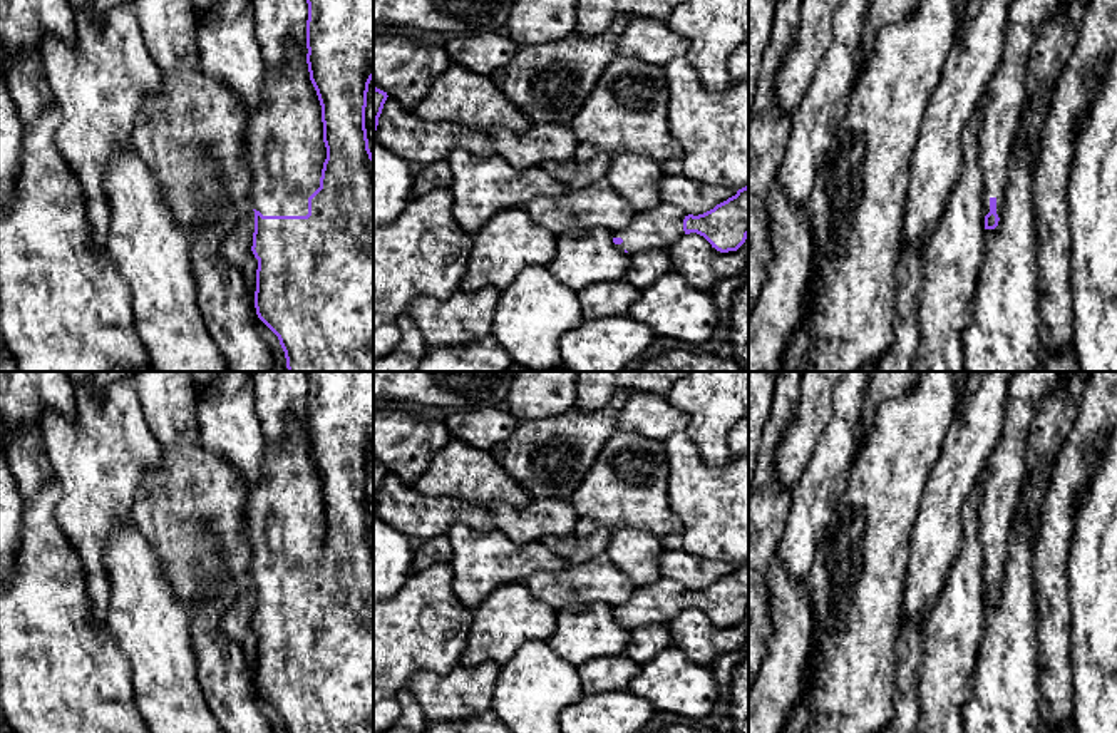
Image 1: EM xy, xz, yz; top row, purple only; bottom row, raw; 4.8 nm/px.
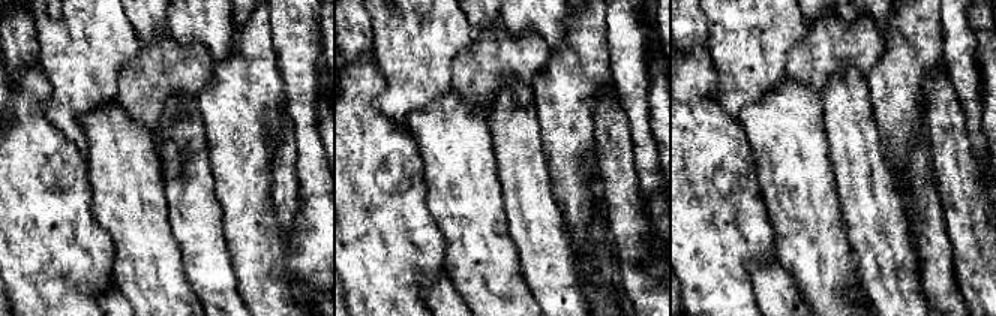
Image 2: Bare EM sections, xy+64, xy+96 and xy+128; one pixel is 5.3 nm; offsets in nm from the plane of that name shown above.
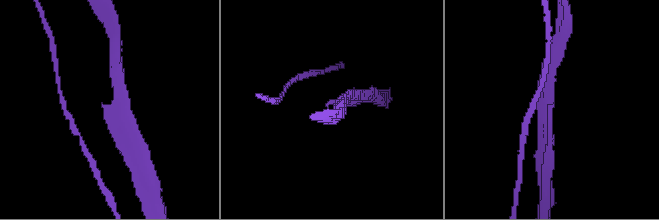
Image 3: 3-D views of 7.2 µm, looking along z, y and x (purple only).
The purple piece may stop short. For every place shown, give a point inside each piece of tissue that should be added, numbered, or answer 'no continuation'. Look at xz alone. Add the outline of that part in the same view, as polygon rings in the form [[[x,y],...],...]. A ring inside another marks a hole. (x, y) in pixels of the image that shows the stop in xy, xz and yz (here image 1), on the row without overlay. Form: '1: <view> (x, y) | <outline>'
1: xz (658, 603) | [[[660,577],[656,582],[636,587],[628,601],[615,607],[623,618],[616,624],[630,631],[650,624],[668,624],[685,611],[683,594],[688,591],[673,579]]]

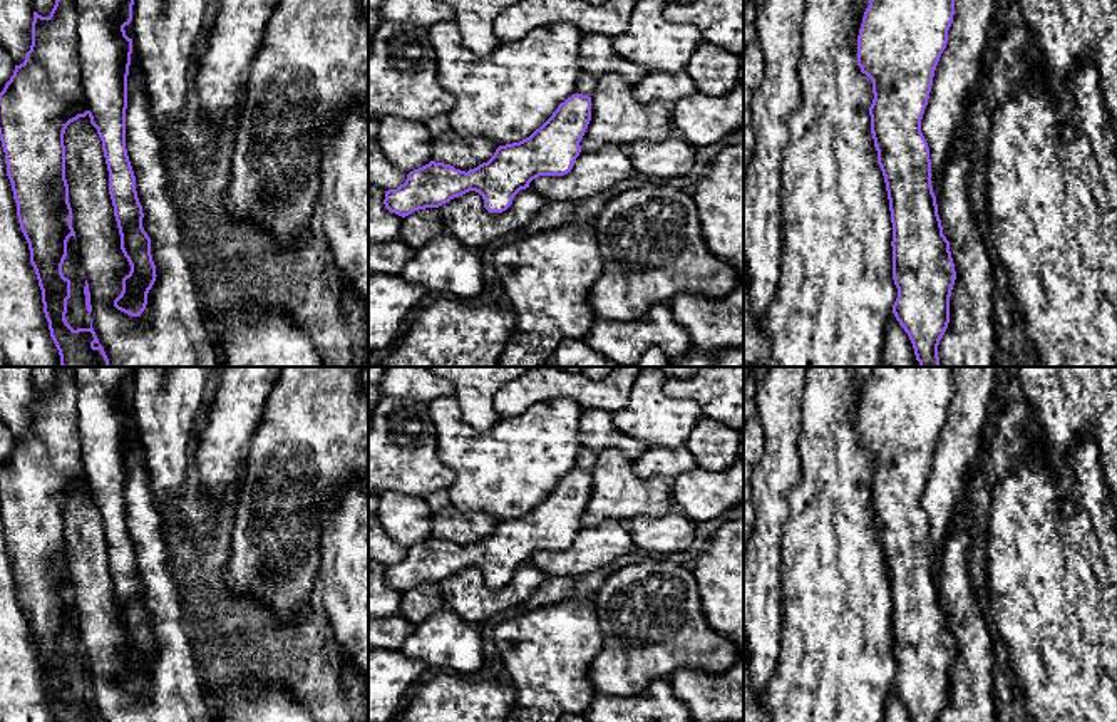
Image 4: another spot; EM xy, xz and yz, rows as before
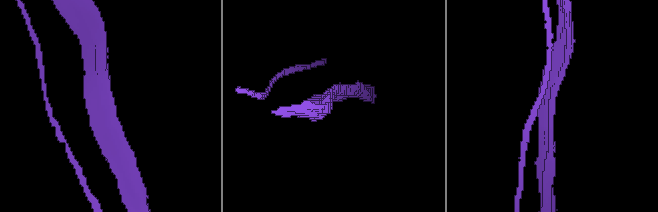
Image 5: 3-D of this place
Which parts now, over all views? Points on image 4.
no continuation

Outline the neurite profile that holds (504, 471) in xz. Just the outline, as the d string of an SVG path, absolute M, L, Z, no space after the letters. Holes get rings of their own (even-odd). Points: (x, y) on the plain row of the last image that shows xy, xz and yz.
M454 395L440 397L427 405L437 431L437 456L442 464L456 472L456 481L447 487L447 493L450 506L459 511L482 511L497 521L519 518L539 504L561 477L576 469L576 457L583 447L578 437L583 407L571 399L534 404L516 417L501 419L487 431L476 431L462 420Z

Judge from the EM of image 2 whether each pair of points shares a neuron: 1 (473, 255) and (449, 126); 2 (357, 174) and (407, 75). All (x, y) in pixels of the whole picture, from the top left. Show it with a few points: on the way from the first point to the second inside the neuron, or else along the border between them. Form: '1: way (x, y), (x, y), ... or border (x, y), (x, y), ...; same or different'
1: way (473, 223), (464, 196), (458, 158); same
2: border (384, 81), (377, 107), (411, 137); different

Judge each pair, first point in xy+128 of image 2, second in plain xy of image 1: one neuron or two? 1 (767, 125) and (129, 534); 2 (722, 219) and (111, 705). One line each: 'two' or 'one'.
1: one
2: one

